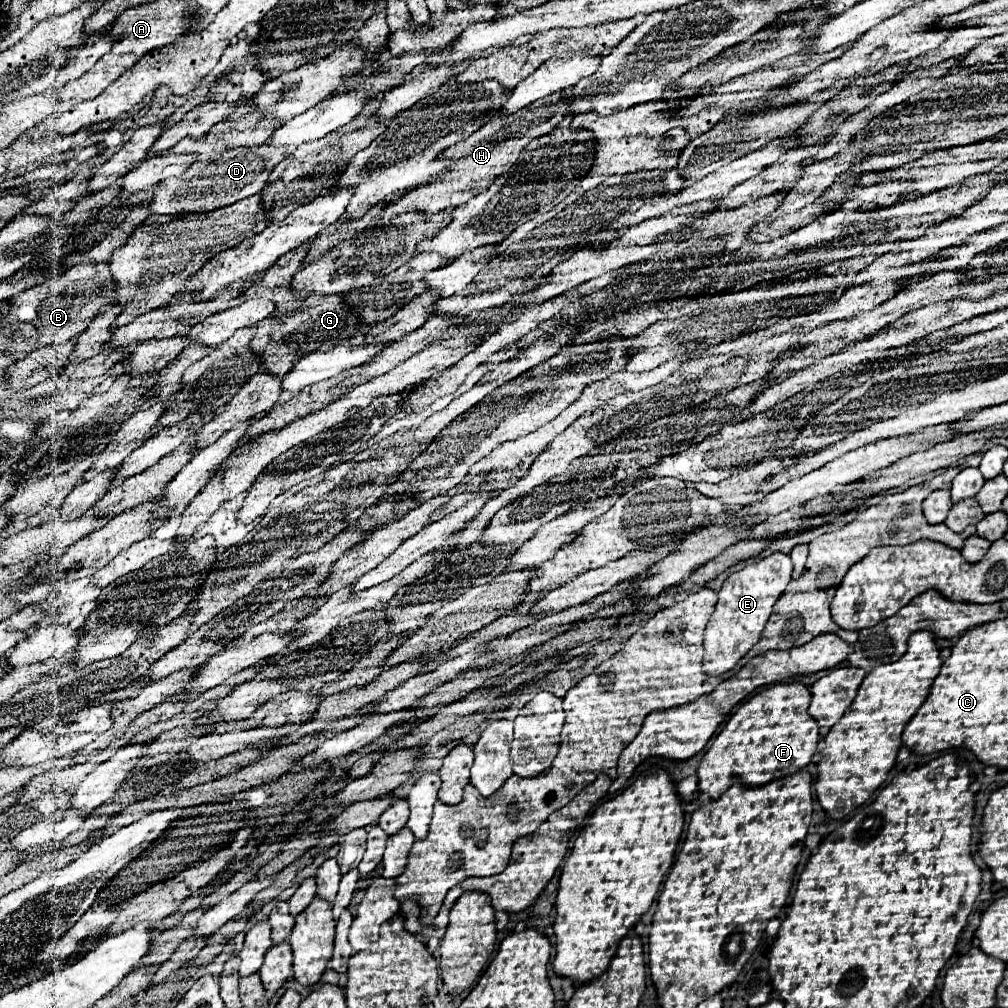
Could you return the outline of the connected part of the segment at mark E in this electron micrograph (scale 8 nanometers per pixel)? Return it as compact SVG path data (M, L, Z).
M775 552L755 564L745 566L743 570L731 574L721 592L715 612L705 630L705 658L703 672L709 676L721 676L731 670L757 642L759 636L773 612L773 604L779 600L779 594L785 594L787 584L791 582L793 562L787 554Z

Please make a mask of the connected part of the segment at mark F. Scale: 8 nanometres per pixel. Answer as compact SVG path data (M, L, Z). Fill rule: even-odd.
M793 682L769 686L743 702L737 712L731 714L697 768L699 792L717 800L731 788L733 778L755 788L803 770L811 762L819 742L819 724L815 724L807 712L809 700L809 690L803 684Z

